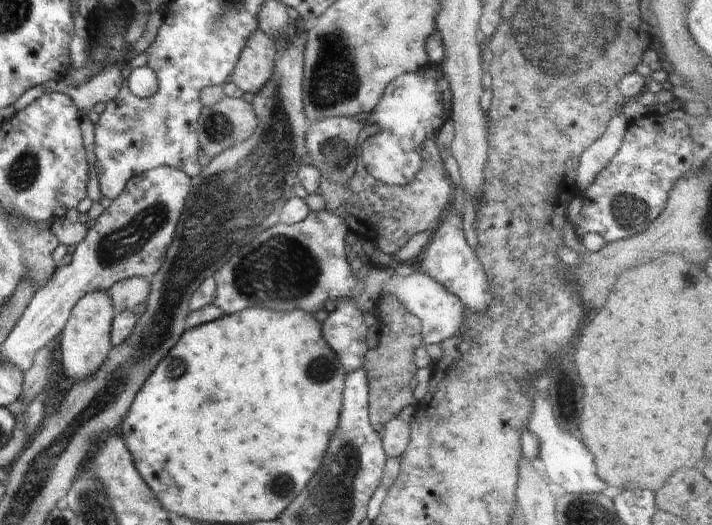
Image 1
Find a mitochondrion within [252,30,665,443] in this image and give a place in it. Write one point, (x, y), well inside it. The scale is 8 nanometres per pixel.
(628, 211)

